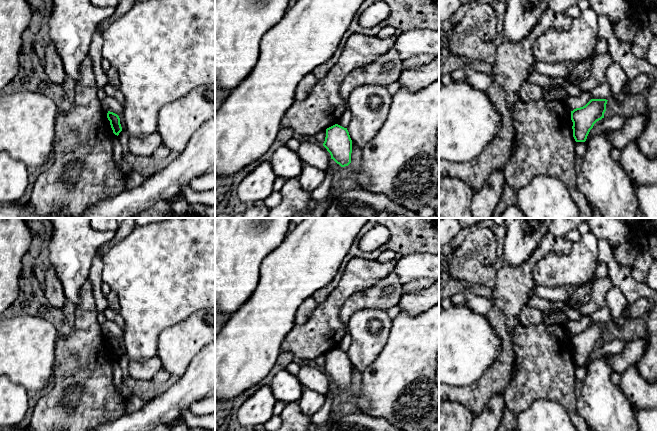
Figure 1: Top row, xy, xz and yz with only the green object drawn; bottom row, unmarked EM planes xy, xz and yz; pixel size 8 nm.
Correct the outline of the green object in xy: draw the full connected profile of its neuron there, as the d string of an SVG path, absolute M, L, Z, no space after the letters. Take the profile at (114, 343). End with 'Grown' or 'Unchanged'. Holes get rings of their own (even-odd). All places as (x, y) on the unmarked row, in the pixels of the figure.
M108 335L107 342L110 345L113 357L118 360L119 357L122 355L119 340L113 336Z. Unchanged

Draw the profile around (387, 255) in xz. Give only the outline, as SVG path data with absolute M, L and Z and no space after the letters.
M386 250L379 255L377 260L381 263L385 263L385 262L390 261L391 259L394 259L395 255L396 255L396 253L394 251Z

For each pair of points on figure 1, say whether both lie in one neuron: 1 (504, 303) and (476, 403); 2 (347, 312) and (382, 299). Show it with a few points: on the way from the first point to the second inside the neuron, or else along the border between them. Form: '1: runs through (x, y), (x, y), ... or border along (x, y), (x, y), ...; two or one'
1: runs through (504, 328), (506, 335), (506, 359), (495, 378); one
2: runs through (356, 303), (366, 299), (373, 299); one

